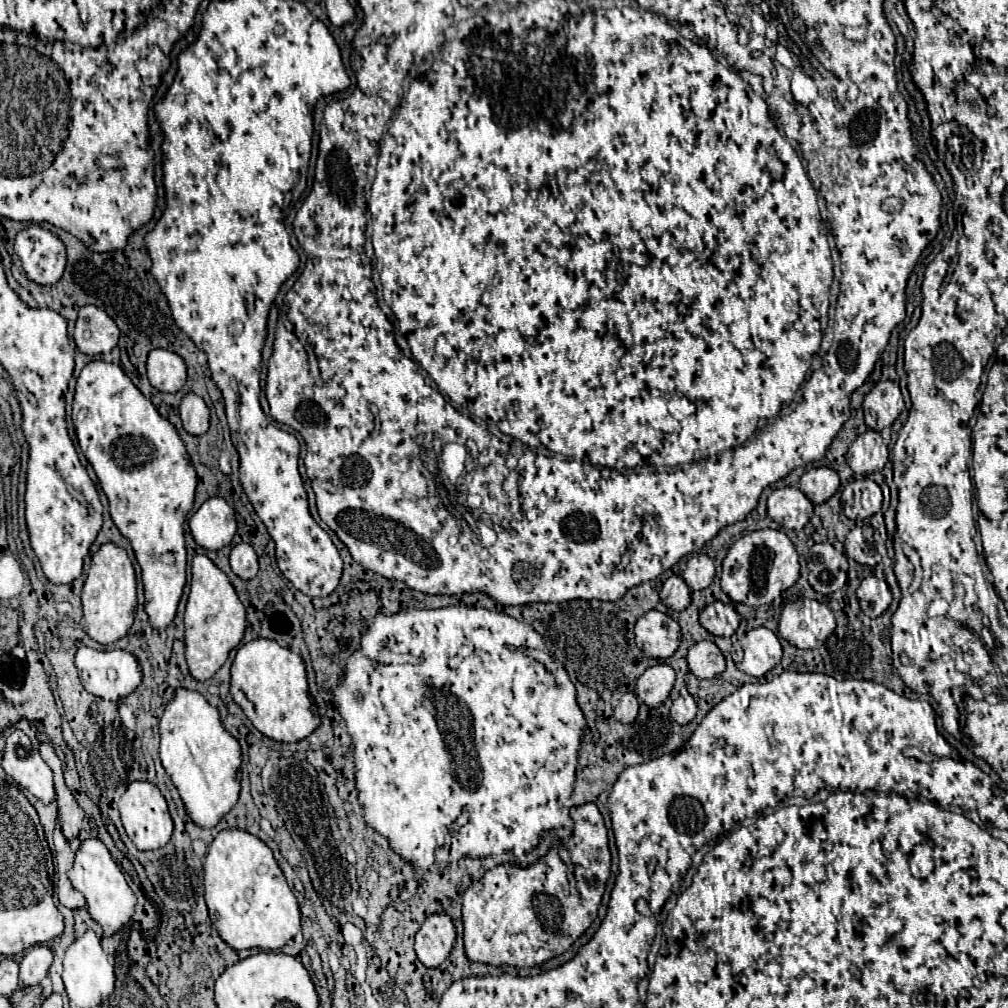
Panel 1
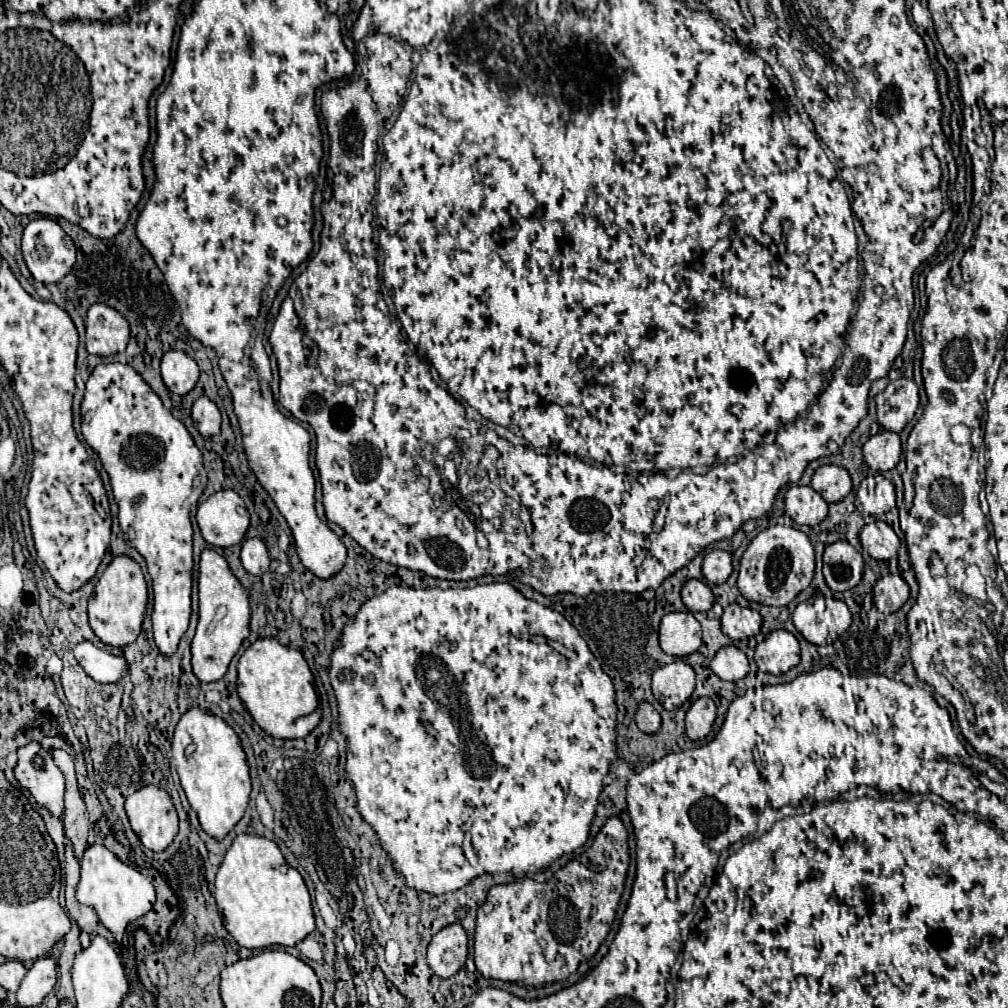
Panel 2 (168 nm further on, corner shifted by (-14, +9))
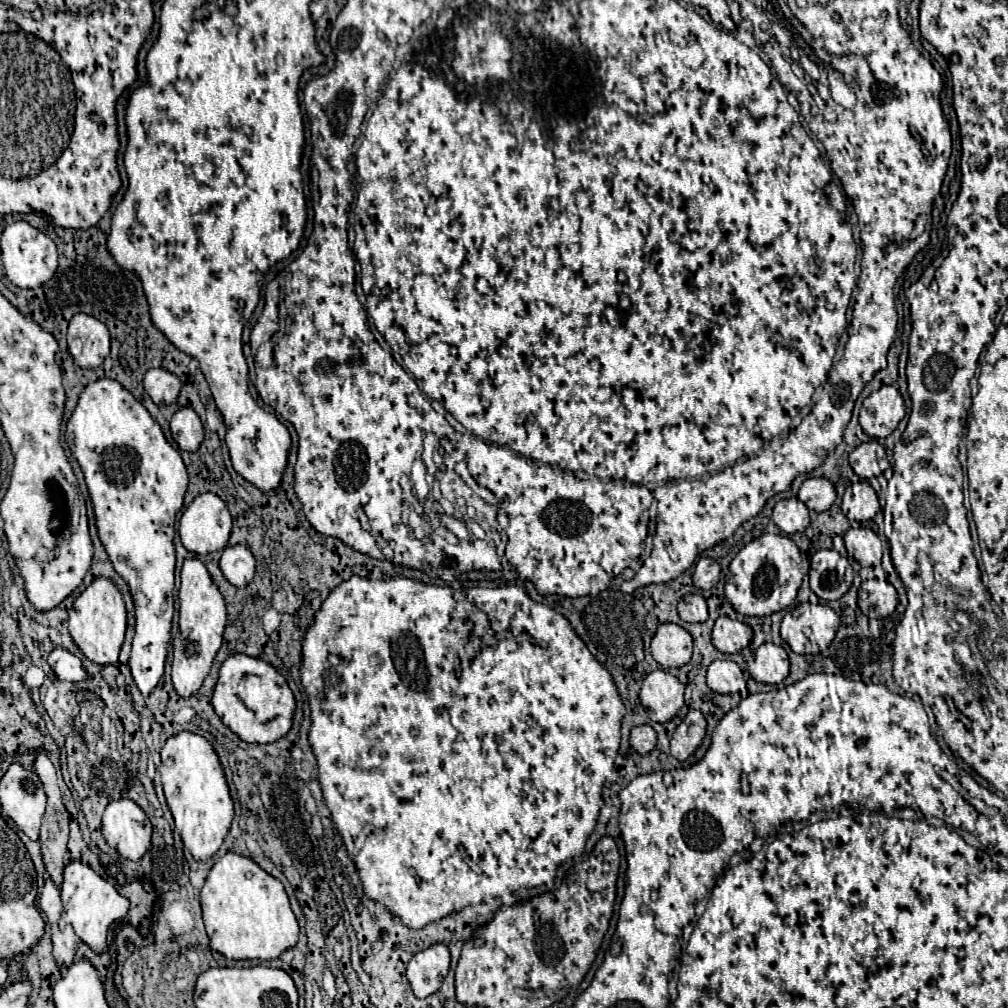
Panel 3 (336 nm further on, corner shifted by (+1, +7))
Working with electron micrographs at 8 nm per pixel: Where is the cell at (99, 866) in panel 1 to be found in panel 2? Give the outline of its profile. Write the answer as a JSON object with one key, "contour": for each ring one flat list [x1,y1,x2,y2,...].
{"contour":[[95,844,89,846,81,858,81,882,77,888,77,900,79,904,95,908,99,922,113,934,115,942,121,942,125,928,151,910,155,902,155,890,139,870,125,866,103,844]]}

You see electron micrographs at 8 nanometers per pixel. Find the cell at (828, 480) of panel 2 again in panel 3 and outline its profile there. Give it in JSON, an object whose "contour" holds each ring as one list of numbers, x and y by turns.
{"contour":[[806,478,800,486,798,498,816,512,828,510,836,500,836,488,828,478]]}

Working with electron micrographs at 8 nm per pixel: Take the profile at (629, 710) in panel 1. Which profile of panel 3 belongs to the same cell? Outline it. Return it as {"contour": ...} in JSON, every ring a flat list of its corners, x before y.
{"contour":[[650,724,634,726,634,730,630,732,630,746,636,752,640,752,640,754,650,752,656,746,656,732,654,732,654,728]]}

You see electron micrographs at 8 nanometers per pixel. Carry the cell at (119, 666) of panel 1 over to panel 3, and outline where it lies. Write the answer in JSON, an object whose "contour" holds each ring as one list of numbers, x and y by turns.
{"contour":[[54,648,48,656,48,664,50,668,56,672,56,676,60,680,68,680,68,682,84,682,88,680,88,674,82,666,82,660,72,654,70,650,66,648]]}

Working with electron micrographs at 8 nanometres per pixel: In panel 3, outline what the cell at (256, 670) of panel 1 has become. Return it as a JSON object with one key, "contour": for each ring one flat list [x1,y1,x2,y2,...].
{"contour":[[232,654,220,668,212,706,222,722,240,736,240,740,270,744,290,732,294,720,290,716,294,714,296,700,286,678,270,662,248,654]]}

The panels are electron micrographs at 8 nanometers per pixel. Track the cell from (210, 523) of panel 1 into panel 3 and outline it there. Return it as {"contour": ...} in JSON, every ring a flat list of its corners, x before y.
{"contour":[[204,492,192,500,178,522,178,534,186,550,194,554,210,554,222,550,228,544,232,528,232,516,226,502]]}

